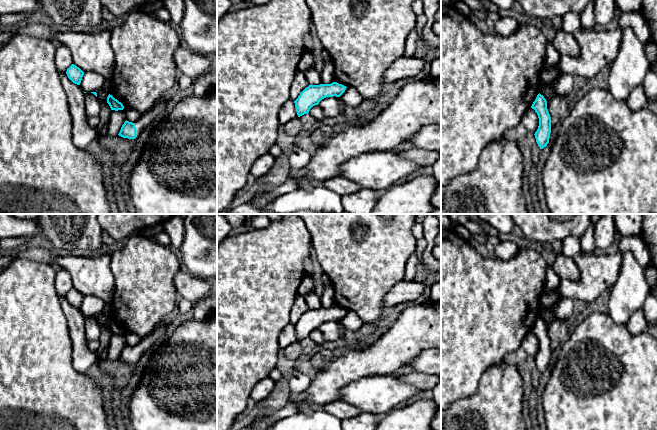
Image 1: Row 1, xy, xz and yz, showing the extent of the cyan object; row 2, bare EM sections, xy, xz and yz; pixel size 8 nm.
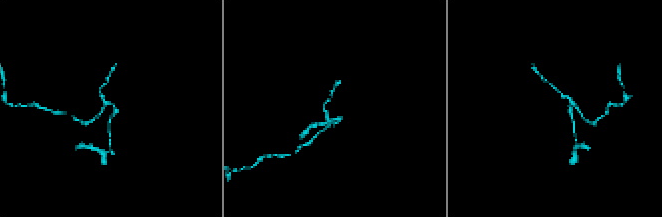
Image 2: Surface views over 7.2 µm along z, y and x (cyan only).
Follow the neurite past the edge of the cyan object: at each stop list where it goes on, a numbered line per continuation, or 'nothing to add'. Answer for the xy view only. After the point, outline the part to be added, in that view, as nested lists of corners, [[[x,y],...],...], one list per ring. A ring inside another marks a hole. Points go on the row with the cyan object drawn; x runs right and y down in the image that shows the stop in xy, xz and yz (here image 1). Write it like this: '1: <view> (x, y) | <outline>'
1: xy (159, 109) | [[[159,99],[153,106],[153,108],[142,114],[141,117],[135,122],[137,137],[147,128],[152,127],[153,121],[157,117],[163,117],[168,113],[166,109],[166,101]]]

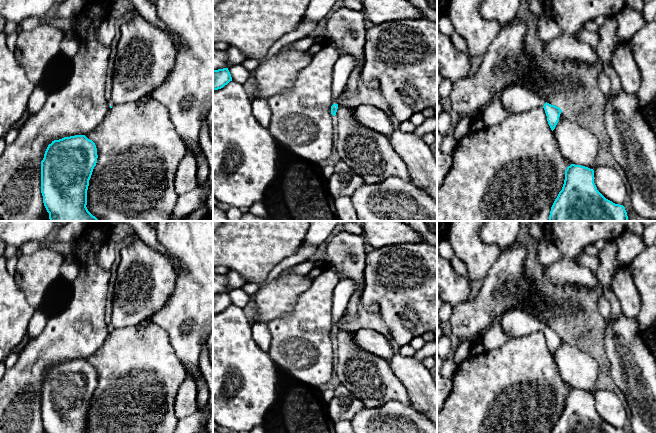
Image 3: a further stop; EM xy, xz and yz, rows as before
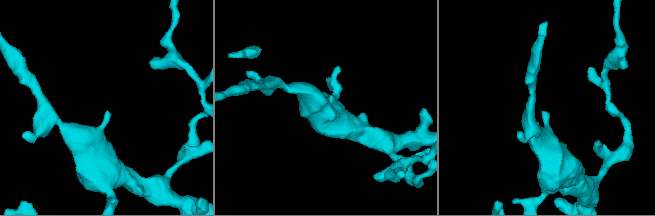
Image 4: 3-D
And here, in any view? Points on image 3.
1: xz (343, 67) | [[[342,55],[334,64],[332,74],[332,105],[338,104],[337,99],[344,91],[351,72],[358,66],[353,55]]]

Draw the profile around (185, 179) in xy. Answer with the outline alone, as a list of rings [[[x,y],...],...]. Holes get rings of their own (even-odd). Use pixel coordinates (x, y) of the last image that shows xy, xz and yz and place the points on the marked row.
[[[187,153],[180,161],[175,175],[175,191],[178,196],[185,194],[198,186],[196,177],[197,164],[193,154]]]

